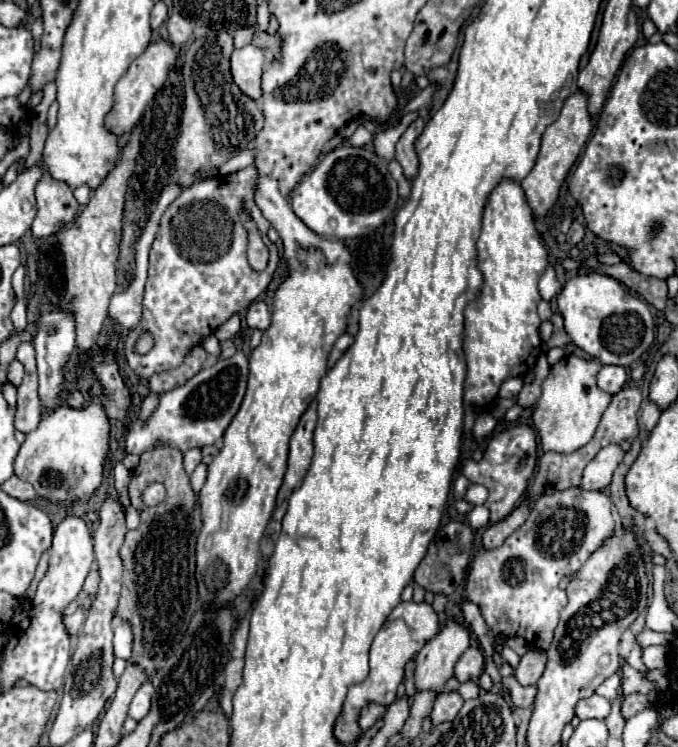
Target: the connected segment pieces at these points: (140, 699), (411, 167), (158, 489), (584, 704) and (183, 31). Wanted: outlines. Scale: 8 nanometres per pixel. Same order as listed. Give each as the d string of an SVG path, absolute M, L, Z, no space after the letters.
M148 681L148 683L144 683L144 685L138 689L138 693L134 695L134 699L132 699L132 703L130 703L130 711L128 711L128 715L130 715L134 721L142 721L142 719L148 715L152 693L154 693L154 687L152 687L152 683Z
M412 123L396 143L396 161L402 165L406 179L416 177L416 165L420 165L414 149L416 137L420 137L420 133L422 133L422 127L418 127L418 123Z
M148 483L148 487L142 493L142 501L146 505L158 505L166 497L166 489L160 483Z
M596 693L592 697L578 701L578 705L576 705L576 717L580 721L584 721L584 719L604 719L608 713L610 713L610 701L596 695Z
M172 15L168 19L168 41L174 45L184 45L192 35L192 23L182 15Z

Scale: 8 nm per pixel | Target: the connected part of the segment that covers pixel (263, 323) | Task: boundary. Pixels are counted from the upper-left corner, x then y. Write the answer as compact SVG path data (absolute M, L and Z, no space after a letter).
M254 301L250 307L248 307L248 313L246 313L246 321L252 329L260 329L264 331L268 325L270 325L270 309L264 301Z

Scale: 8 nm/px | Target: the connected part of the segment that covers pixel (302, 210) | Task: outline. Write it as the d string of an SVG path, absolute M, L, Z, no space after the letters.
M342 145L322 157L292 191L292 209L314 233L328 239L354 239L382 227L398 207L398 185L382 157L366 147Z

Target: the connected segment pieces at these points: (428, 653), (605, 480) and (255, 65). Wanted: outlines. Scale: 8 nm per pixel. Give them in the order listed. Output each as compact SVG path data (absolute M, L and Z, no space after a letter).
M450 619L436 637L428 639L424 649L416 657L414 683L416 689L436 689L438 693L444 689L446 679L454 675L454 665L458 657L470 647L468 629Z
M618 445L604 447L584 469L582 475L582 487L584 489L596 489L602 491L610 485L614 469L622 463L624 451Z
M246 45L240 49L234 49L232 53L232 77L234 83L252 99L260 99L262 97L262 89L260 89L260 77L266 65L266 57L264 57L264 49L256 47L256 45Z

